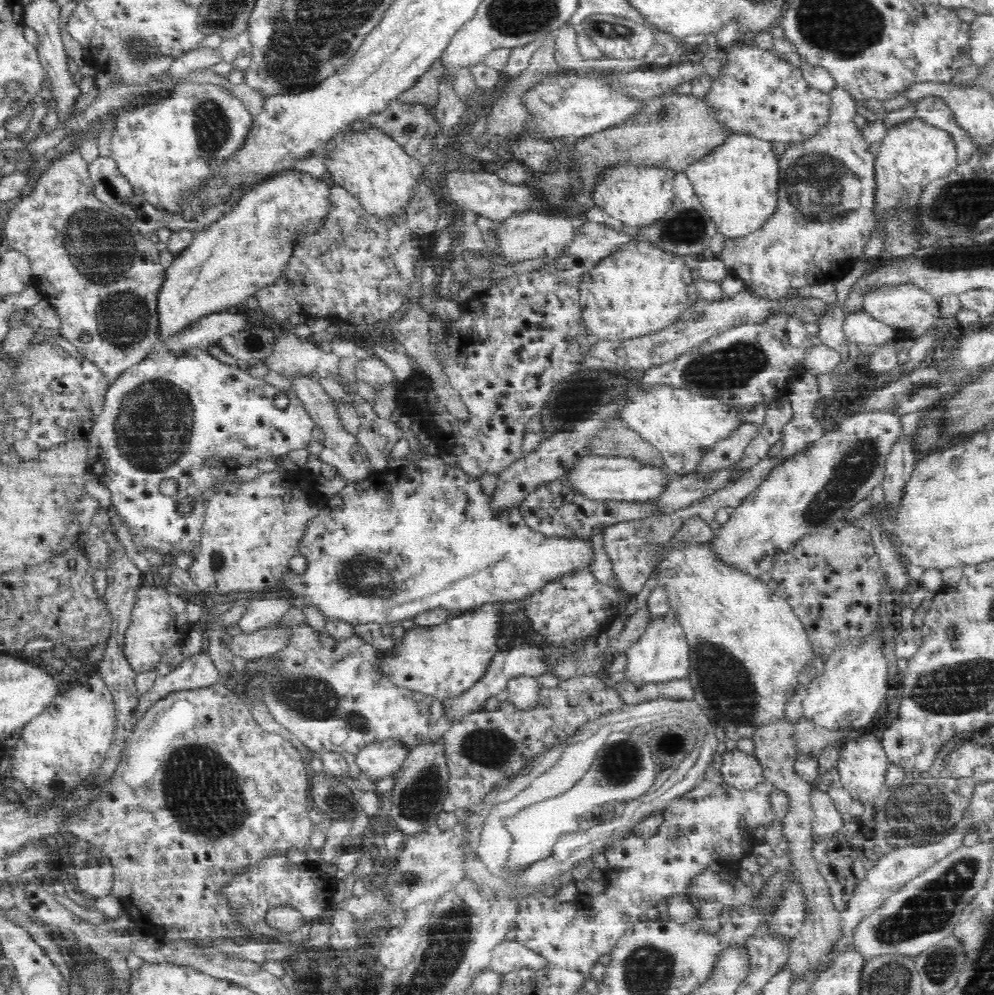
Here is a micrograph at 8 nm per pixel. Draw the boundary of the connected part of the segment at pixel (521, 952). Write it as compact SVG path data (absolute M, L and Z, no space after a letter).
M505 939L492 950L490 968L501 975L521 968L540 970L544 966L546 966L546 958L536 954L516 940Z

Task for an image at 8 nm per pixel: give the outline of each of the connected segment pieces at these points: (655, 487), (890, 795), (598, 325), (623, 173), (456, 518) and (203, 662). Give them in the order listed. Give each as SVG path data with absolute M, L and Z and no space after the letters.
M598 455L584 456L576 462L576 466L567 473L573 488L577 488L585 497L592 500L616 500L626 502L655 501L665 493L669 485L668 476L672 473L662 472L660 468L642 464L639 461Z
M906 772L901 782L884 788L872 802L866 803L862 815L845 823L834 837L816 843L812 858L816 861L818 873L831 889L831 902L835 908L840 913L845 911L850 892L860 884L866 870L876 866L876 860L890 852L890 848L934 844L946 832L950 833L953 825L964 817L964 810L977 786L973 776L934 778L927 773Z
M634 239L634 242L625 244L618 252L597 262L581 276L579 284L581 315L587 330L602 340L630 340L634 336L646 336L674 324L680 315L700 299L695 285L696 272L686 265L686 259L663 251L648 241Z
M620 160L614 166L608 166L598 172L593 189L593 206L605 210L610 216L620 220L627 230L635 232L656 220L660 220L670 208L674 198L674 179L677 171L659 166L634 164L629 160Z
M434 453L424 460L410 462L408 466L405 464L397 465L392 472L382 475L371 474L360 482L349 482L338 493L325 498L319 515L309 522L306 536L298 543L298 552L296 553L303 555L307 560L304 573L294 573L292 569L286 571L282 580L277 583L273 594L278 597L280 594L286 594L289 602L295 606L316 607L324 615L324 620L342 620L352 626L376 622L380 626L389 624L394 627L400 624L409 625L415 616L421 612L433 611L434 608L444 608L455 614L460 610L471 610L480 604L486 604L486 602L522 600L524 596L528 596L534 590L546 586L550 580L556 580L556 578L572 572L574 568L582 568L582 566L591 563L590 560L594 554L589 540L576 538L567 540L566 538L546 537L541 533L533 532L528 527L518 506L493 508L491 506L492 501L493 495L487 496L482 492L480 482L476 477L464 473L458 466L446 465L444 460Z
M200 652L183 660L169 675L158 675L153 687L143 695L139 695L138 704L134 708L134 728L155 702L170 693L190 688L206 688L218 682L220 682L219 673L212 663L211 655Z

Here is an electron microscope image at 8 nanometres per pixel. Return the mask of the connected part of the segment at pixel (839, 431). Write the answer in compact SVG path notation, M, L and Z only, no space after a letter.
M863 412L846 417L832 432L826 432L803 452L776 466L731 514L730 520L719 528L709 547L718 558L754 576L771 572L777 554L793 550L807 535L820 534L831 524L845 519L854 504L870 498L874 487L885 477L887 457L901 434L901 417L886 412Z

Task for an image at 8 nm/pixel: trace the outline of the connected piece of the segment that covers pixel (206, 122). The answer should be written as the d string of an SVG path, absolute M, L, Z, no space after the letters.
M189 80L178 82L171 92L159 102L126 108L117 116L111 140L111 157L117 162L120 172L129 180L136 195L160 210L180 213L177 205L202 182L210 178L238 148L242 148L253 122L244 103L226 88L216 84L197 84Z

